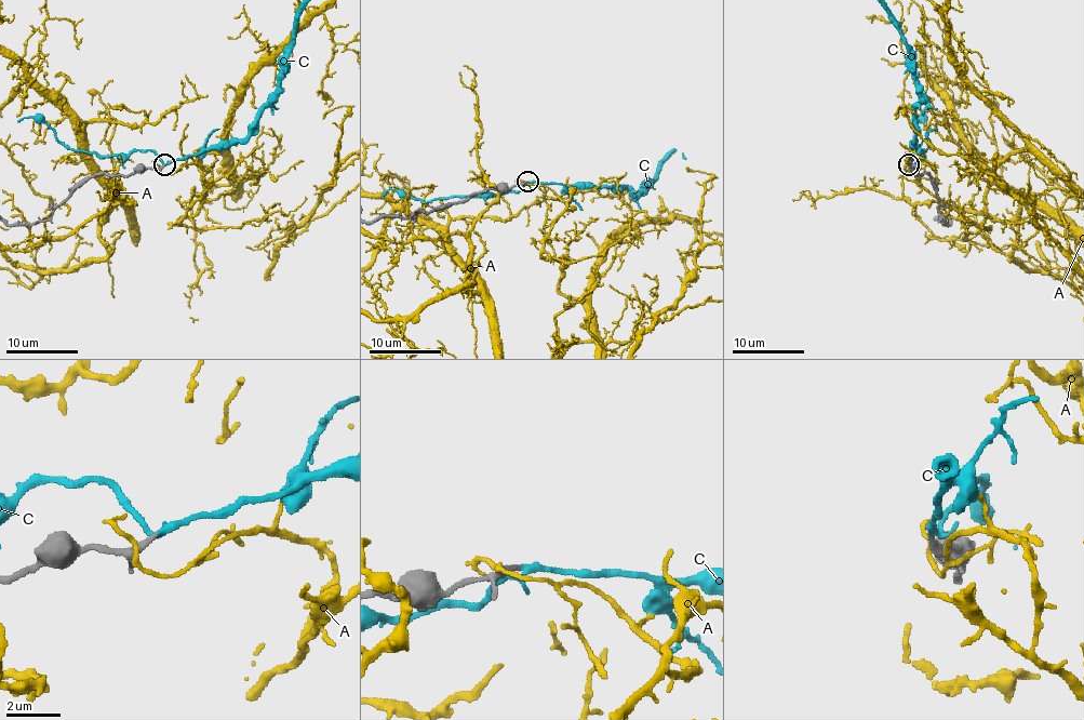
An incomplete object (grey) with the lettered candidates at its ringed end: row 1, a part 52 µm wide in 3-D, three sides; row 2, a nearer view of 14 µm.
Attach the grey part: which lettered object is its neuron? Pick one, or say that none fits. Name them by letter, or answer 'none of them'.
C

